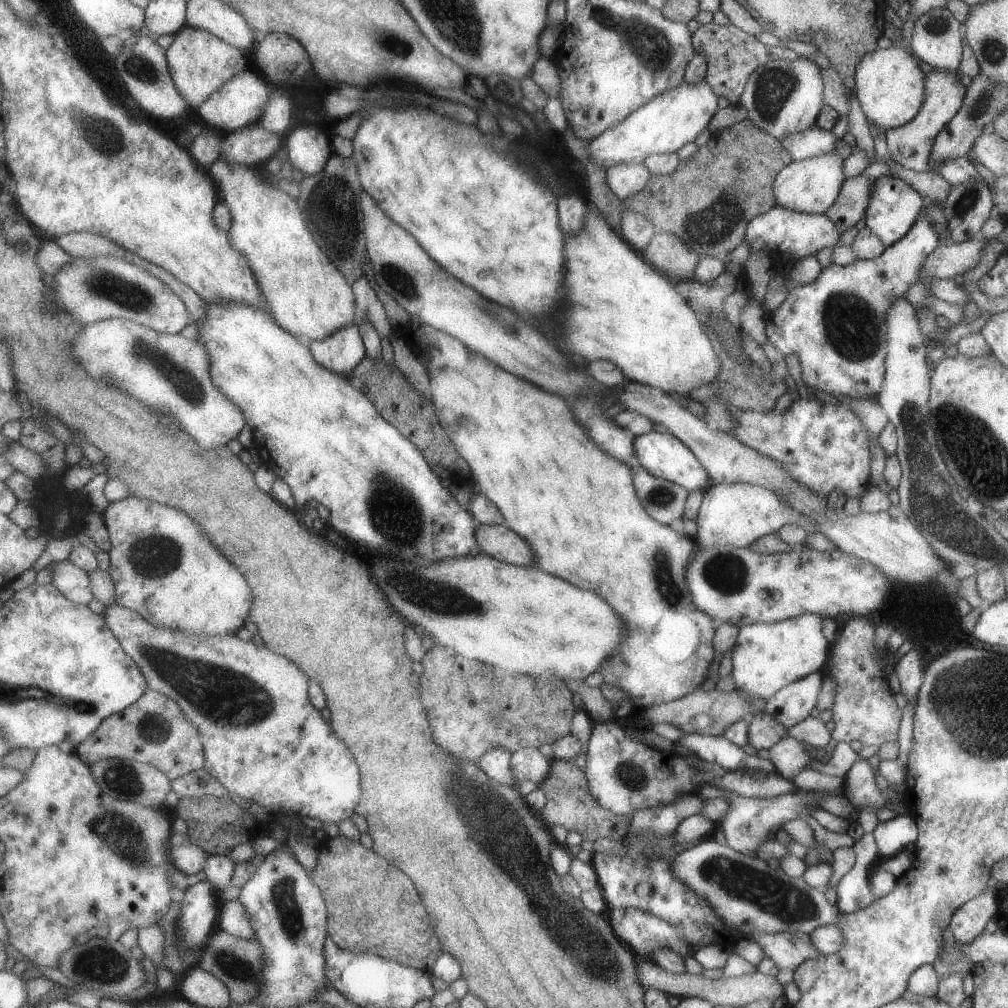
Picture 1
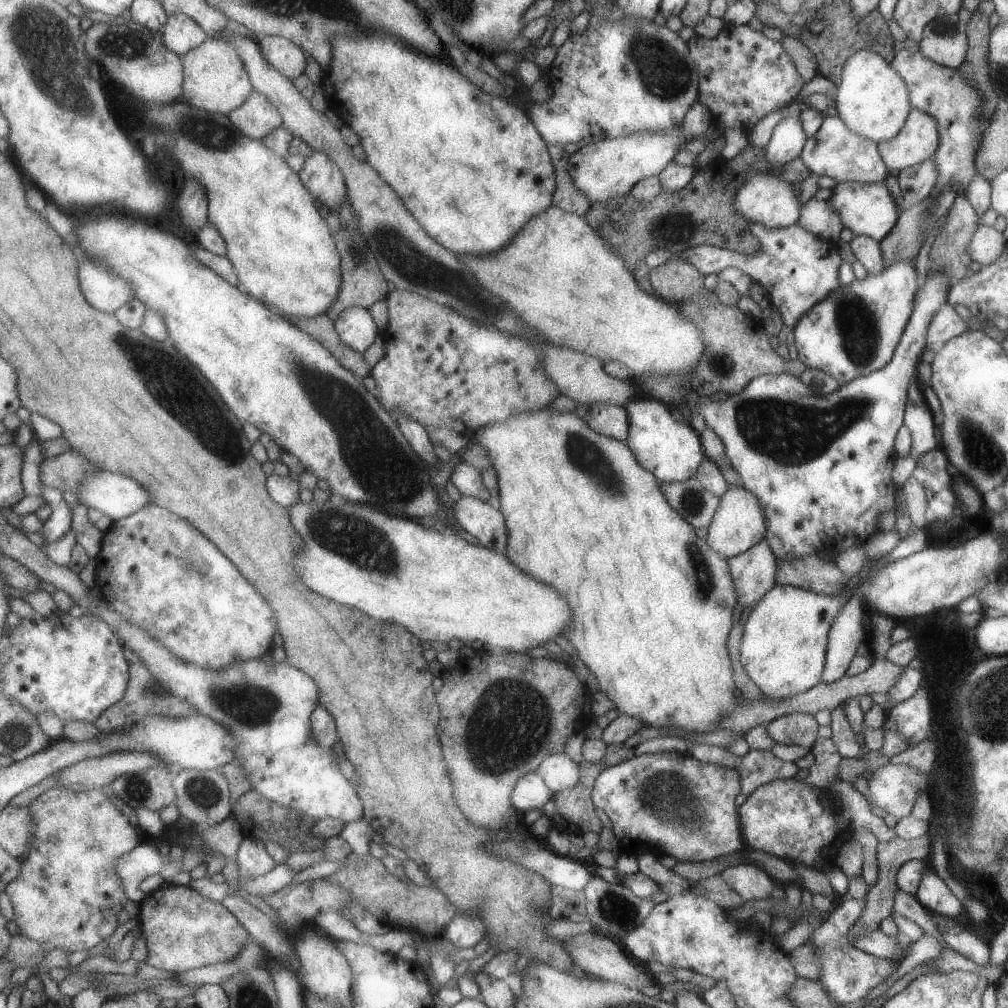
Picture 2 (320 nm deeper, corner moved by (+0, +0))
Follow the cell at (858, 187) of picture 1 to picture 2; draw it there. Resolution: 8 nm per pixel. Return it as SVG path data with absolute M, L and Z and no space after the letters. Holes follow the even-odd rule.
M814 197L803 204L797 223L813 232L818 238L835 243L841 241L841 232L845 229L838 213L830 203L819 201Z

